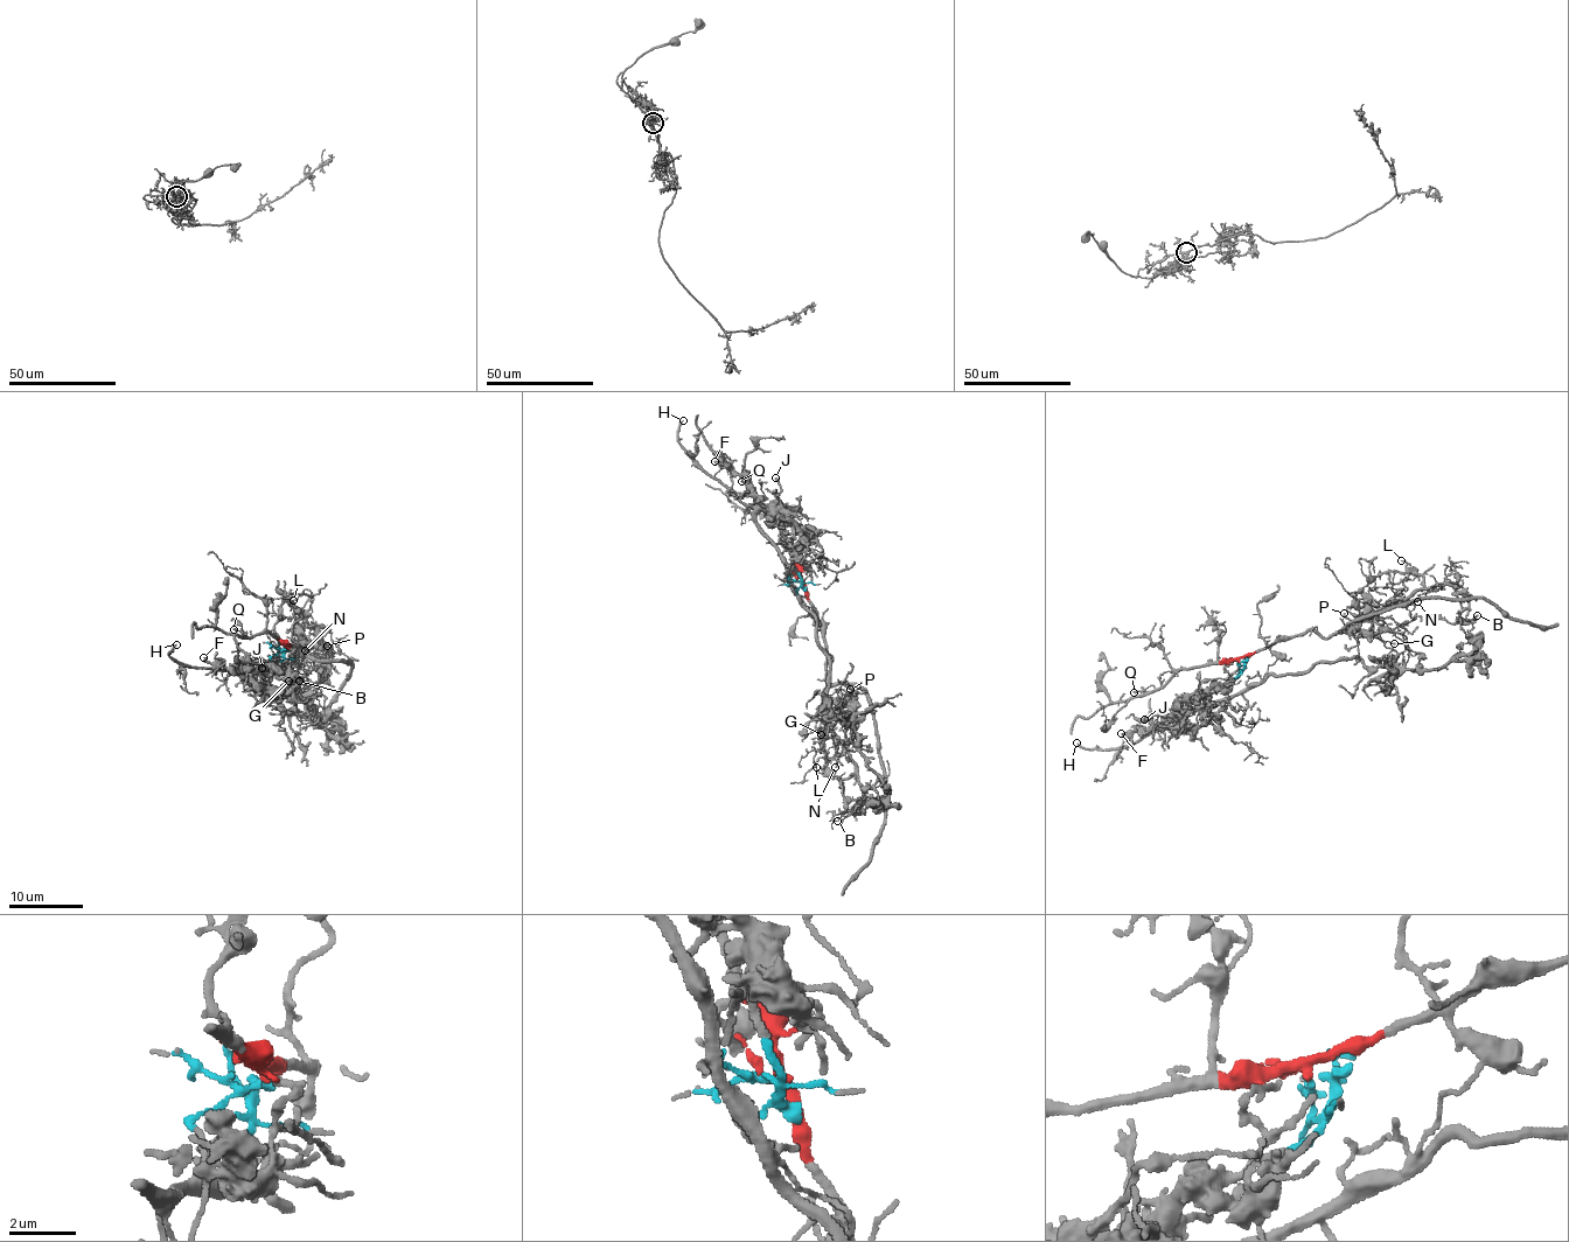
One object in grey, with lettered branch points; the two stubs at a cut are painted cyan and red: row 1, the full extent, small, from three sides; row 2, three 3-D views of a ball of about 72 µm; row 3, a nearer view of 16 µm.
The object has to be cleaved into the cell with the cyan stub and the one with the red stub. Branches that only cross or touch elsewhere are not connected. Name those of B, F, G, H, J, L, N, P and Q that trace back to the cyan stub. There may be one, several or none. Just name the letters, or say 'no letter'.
F, H, J

